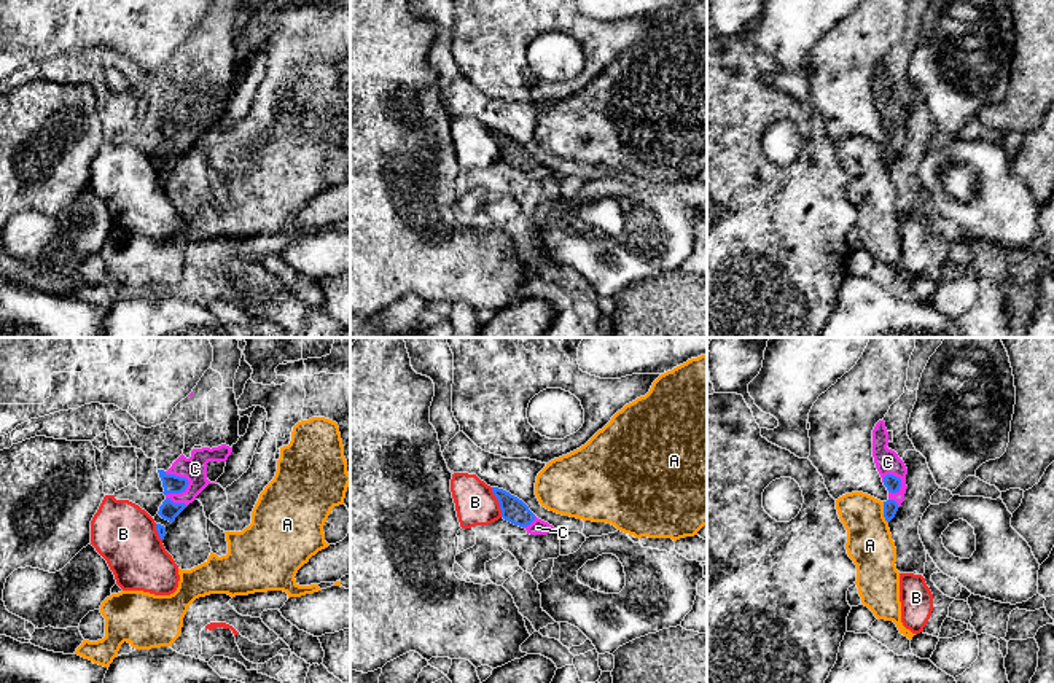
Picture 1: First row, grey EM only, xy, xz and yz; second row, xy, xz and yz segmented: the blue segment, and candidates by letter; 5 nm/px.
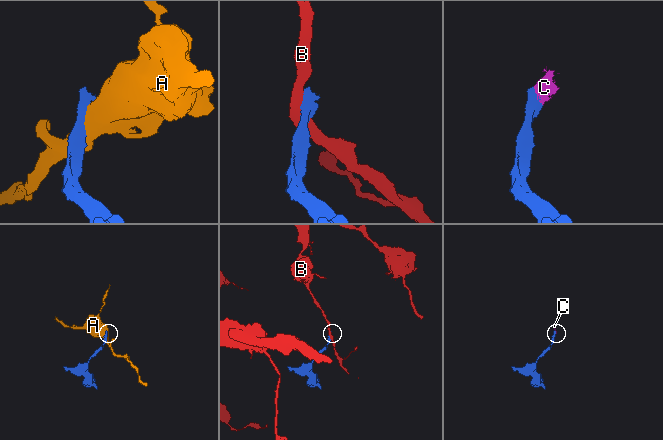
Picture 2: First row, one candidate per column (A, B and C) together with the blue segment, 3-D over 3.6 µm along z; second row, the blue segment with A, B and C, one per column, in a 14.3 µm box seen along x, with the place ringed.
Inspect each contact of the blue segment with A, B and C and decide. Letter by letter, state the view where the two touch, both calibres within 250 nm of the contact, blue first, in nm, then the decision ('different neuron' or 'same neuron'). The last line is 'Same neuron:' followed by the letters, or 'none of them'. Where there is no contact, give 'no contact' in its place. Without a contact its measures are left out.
A: yz | 80/240 nm | different neuron
B: xz | 130/200 nm | different neuron
C: xy | 100/130 nm | same neuron
Same neuron: C

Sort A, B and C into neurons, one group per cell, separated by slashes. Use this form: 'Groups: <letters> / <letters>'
Groups: A / B / C

